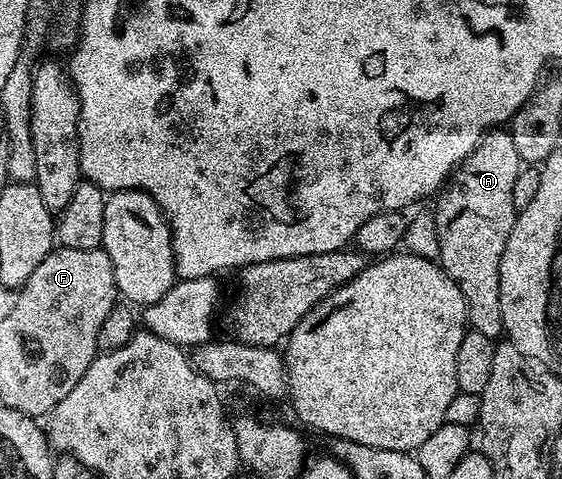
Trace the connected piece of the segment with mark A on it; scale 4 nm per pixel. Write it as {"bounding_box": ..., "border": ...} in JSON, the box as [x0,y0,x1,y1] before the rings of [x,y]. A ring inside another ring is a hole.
{"bounding_box":[435,128,522,340],"border":[[[493,128],[474,152],[452,173],[435,199],[438,224],[439,263],[458,284],[468,309],[468,325],[493,340],[504,334],[500,299],[500,265],[506,240],[514,228],[518,211],[514,208],[514,180],[522,163],[511,133]]]}

